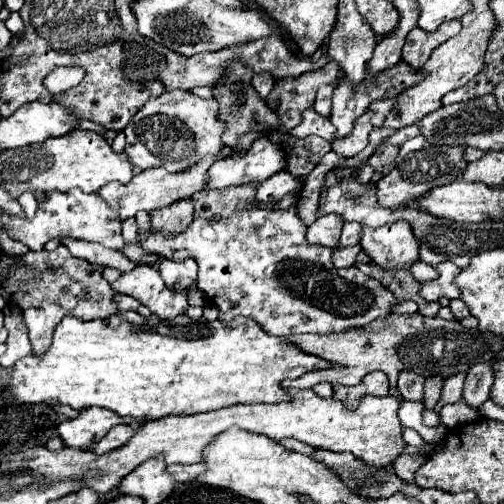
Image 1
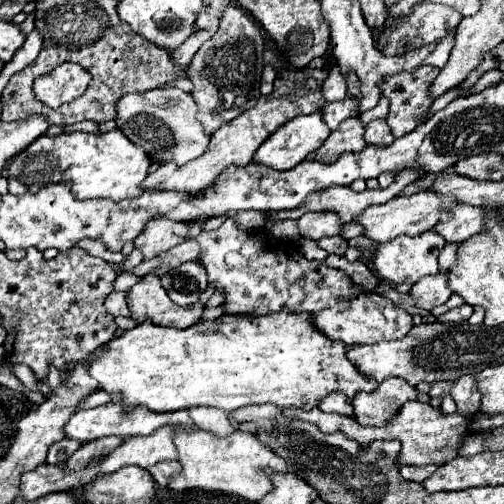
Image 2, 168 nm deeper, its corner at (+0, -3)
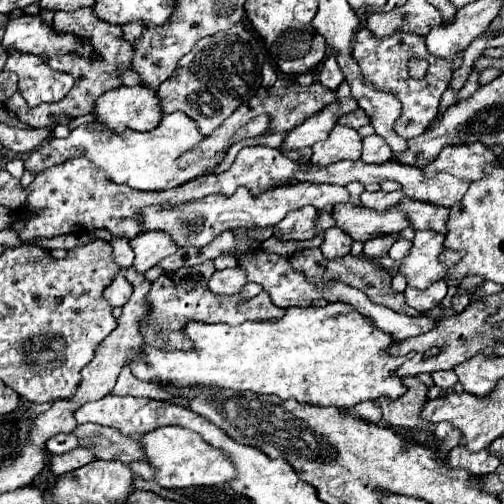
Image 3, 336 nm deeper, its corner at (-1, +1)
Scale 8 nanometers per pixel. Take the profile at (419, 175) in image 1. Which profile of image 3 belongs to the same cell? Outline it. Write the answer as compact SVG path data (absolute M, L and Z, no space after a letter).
M299 182L291 186L275 186L275 190L267 190L267 194L259 194L259 198L251 198L251 192L245 186L239 186L231 198L225 194L215 194L207 198L199 198L195 202L185 202L183 206L147 206L143 210L143 232L145 230L163 230L173 236L173 242L183 248L183 246L207 246L213 242L223 230L237 230L237 228L267 228L275 226L279 220L285 218L287 212L303 208L303 206L315 206L317 210L321 208L331 208L335 204L345 204L349 202L349 194L343 186L335 184L311 184L311 182Z

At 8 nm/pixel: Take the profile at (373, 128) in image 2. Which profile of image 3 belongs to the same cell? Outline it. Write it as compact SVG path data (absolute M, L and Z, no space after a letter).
M377 134L363 138L363 154L361 160L367 164L383 164L387 160L393 158L391 148L387 146L387 142L383 138L379 138Z

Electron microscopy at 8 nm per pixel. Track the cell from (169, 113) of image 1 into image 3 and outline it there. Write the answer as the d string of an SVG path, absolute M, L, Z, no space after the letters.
M119 86L99 96L95 110L91 112L97 124L105 124L111 132L121 134L123 130L153 130L161 120L159 98L145 86Z

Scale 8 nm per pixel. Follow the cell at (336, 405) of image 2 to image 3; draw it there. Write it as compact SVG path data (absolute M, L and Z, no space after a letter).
M361 402L359 406L353 406L347 410L347 414L357 414L367 422L379 424L381 422L381 414L379 414L379 406L375 402Z

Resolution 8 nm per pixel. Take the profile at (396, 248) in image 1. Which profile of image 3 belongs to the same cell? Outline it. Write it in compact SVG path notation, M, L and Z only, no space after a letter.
M433 230L415 232L411 254L405 256L397 268L397 272L407 276L409 286L429 288L433 282L447 278L447 264L441 262L441 254L445 250L443 242L445 236Z

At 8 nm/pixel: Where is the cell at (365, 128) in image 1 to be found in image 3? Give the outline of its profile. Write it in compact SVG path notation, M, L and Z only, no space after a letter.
M337 124L329 138L323 142L317 142L313 146L313 156L309 162L315 162L315 166L329 166L337 160L359 160L361 156L361 138L357 130Z

